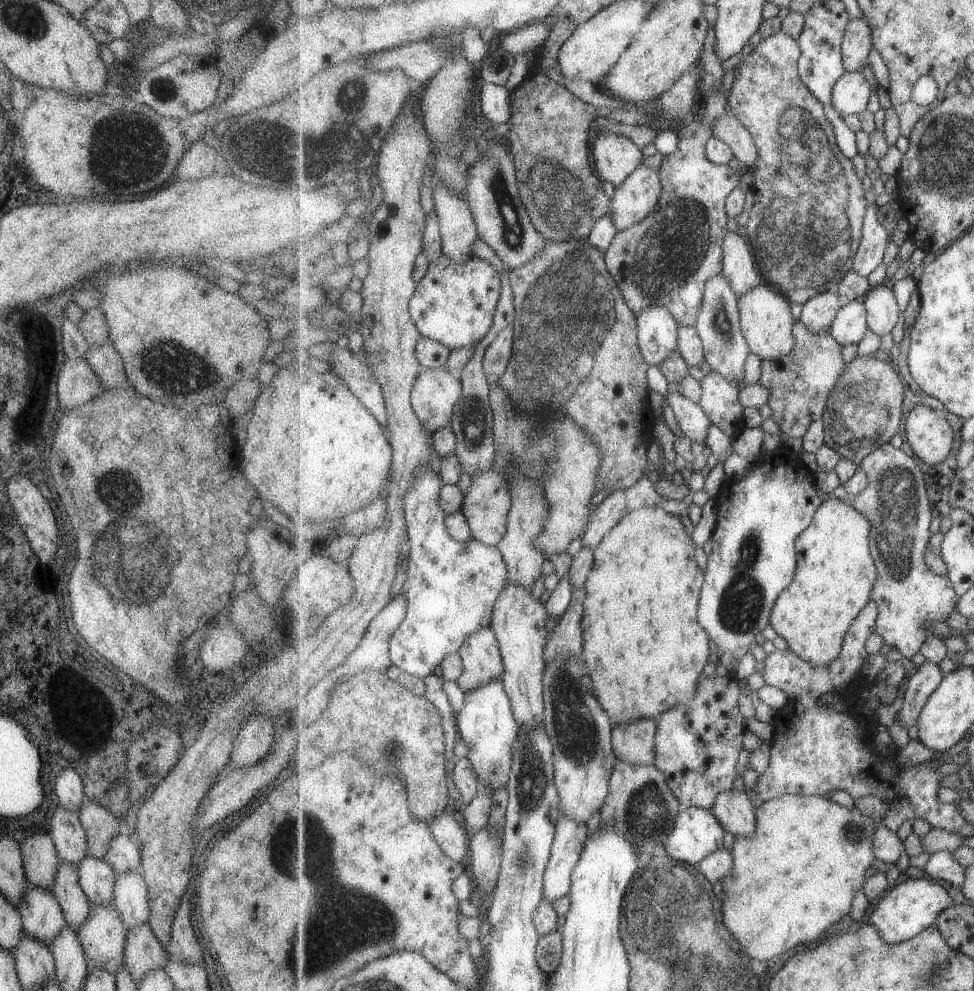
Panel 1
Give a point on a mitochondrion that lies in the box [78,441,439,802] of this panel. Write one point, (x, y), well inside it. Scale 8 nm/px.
(151, 558)

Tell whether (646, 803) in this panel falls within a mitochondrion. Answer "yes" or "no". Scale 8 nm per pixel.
yes

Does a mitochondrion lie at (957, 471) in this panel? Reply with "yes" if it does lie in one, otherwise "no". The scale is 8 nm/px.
no

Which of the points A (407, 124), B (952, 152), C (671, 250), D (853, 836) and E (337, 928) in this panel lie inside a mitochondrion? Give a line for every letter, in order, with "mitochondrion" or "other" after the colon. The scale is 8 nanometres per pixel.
A: other
B: mitochondrion
C: mitochondrion
D: mitochondrion
E: mitochondrion

